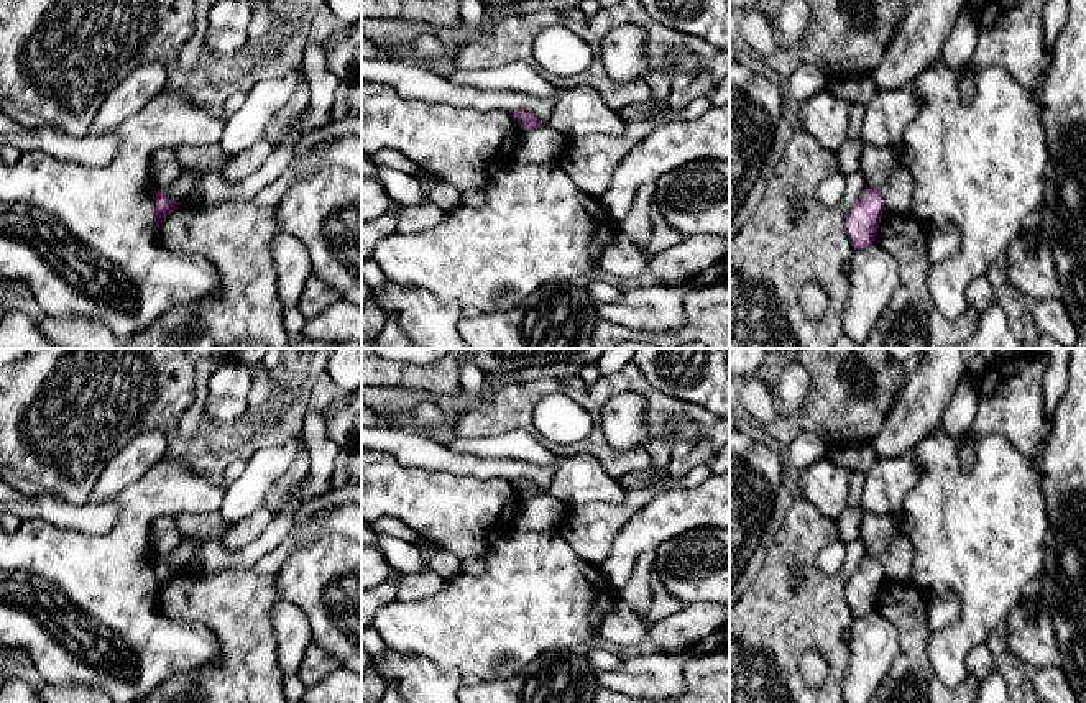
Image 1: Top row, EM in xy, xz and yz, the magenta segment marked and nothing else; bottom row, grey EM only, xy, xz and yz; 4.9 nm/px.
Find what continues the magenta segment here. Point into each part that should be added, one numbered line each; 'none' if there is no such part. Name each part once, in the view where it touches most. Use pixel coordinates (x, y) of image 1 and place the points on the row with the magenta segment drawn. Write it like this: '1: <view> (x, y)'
none

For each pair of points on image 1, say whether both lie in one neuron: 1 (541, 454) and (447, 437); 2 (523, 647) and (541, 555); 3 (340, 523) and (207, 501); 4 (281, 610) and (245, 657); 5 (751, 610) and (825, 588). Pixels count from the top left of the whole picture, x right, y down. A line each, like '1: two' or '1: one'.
1: one
2: one
3: two
4: two
5: one

